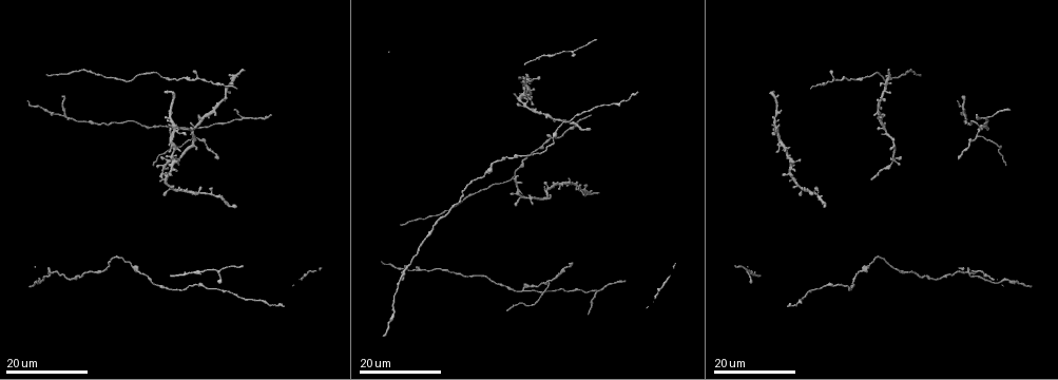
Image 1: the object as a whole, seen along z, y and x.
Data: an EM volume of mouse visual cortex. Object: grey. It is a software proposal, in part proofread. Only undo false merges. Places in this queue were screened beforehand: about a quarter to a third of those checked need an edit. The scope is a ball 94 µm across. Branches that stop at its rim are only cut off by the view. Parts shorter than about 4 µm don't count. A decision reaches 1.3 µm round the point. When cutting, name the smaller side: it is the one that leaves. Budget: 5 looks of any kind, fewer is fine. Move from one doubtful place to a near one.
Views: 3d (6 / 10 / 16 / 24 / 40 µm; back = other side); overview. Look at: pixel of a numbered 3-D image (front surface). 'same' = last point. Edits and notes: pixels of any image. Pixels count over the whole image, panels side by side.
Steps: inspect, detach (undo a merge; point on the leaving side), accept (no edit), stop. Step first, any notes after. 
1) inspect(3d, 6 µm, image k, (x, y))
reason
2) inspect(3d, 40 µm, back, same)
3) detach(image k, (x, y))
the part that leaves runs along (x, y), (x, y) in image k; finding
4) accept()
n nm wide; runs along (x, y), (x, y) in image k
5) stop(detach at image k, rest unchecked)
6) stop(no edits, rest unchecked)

inspect(3d, 24 µm, image 1, (524, 289))
three-way junction

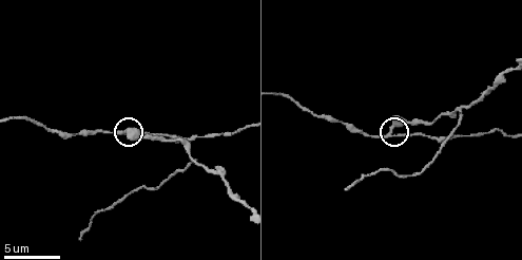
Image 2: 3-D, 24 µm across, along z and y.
inspect(3d, 6 µm, image 2, (390, 134))

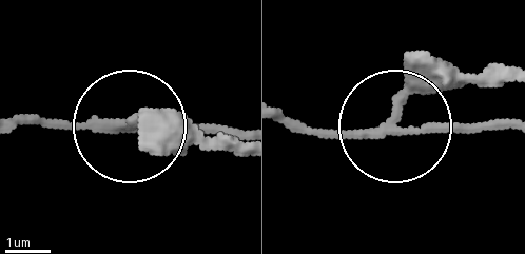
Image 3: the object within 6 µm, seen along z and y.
detach(image 3, (428, 92))
230 nm wide; the part that leaves runs along (112, 123), (245, 142) in image 3; two cells meet here

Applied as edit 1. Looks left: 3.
inspect(3d, 16 µm, image 1, (420, 269))
two arms in line, one across

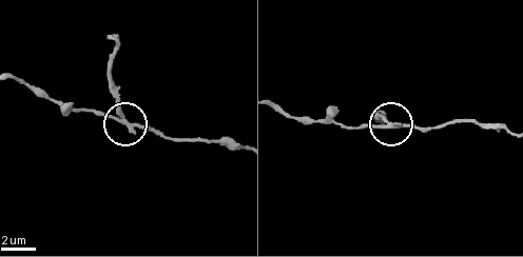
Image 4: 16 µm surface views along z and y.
inspect(3d, 10 µm, image 4, (121, 117))
closer look

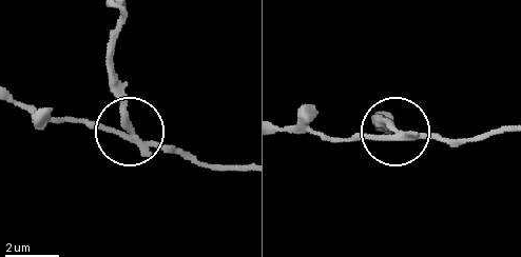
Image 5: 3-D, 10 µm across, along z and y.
detach(image 5, (128, 104))
the part that leaves runs along (139, 141), (112, 62), (116, 21) in image 5; two cells meet here

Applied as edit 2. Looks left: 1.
stop(detach at image 3, detach at image 5, rest unchecked)

